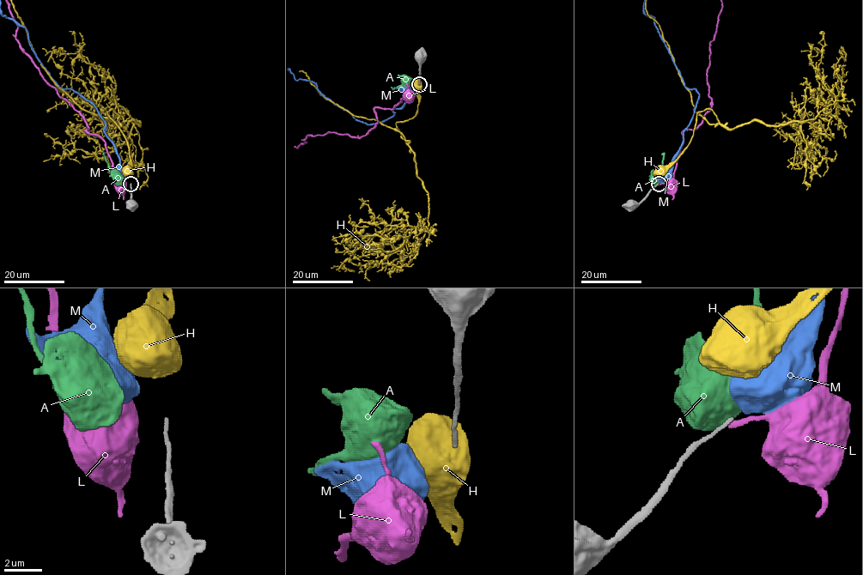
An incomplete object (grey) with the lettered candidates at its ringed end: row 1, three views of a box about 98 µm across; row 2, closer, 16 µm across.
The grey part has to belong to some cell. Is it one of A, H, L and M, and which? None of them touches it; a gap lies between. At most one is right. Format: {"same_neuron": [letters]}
{"same_neuron": []}

